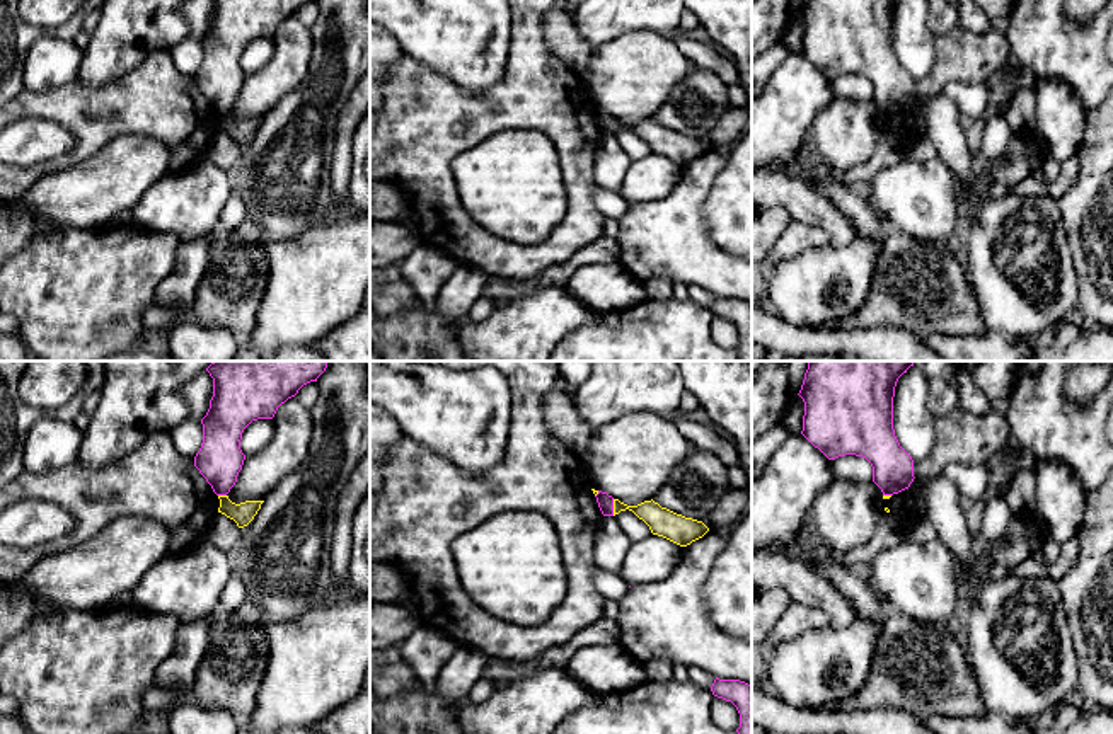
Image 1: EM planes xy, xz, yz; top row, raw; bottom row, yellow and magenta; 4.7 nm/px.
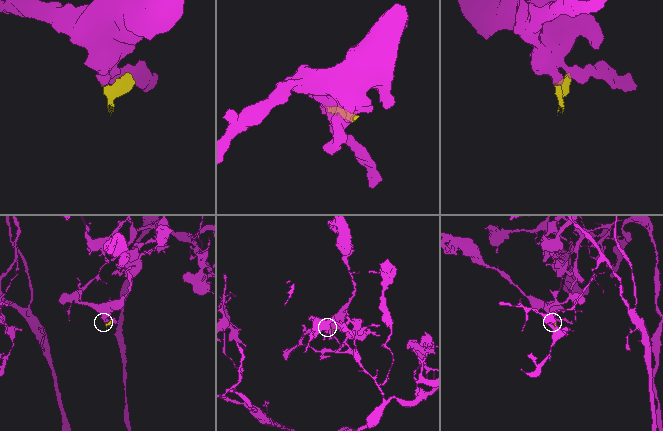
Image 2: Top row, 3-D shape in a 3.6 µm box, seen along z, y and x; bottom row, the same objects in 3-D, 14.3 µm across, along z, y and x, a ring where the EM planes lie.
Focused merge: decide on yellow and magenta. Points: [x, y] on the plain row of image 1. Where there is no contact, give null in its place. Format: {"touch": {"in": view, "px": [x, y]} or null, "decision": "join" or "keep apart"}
{"touch": {"in": "xz", "px": [614, 126]}, "decision": "keep apart"}

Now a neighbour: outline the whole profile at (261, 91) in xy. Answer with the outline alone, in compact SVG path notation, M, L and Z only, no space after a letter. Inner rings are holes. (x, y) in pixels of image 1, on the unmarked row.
M297 14L278 26L273 44L274 53L269 61L261 70L245 75L237 100L227 112L232 121L264 119L288 92L303 82L314 43L310 29Z

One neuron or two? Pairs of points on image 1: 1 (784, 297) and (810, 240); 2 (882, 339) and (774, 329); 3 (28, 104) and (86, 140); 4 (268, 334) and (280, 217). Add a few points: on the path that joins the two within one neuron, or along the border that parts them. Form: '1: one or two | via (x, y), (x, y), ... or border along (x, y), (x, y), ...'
1: two | border along (829, 242), (808, 247), (774, 264)
2: one | via (854, 341), (801, 339)
3: one | via (43, 104), (57, 104), (77, 125)
4: two | border along (316, 225), (290, 239), (268, 240)

